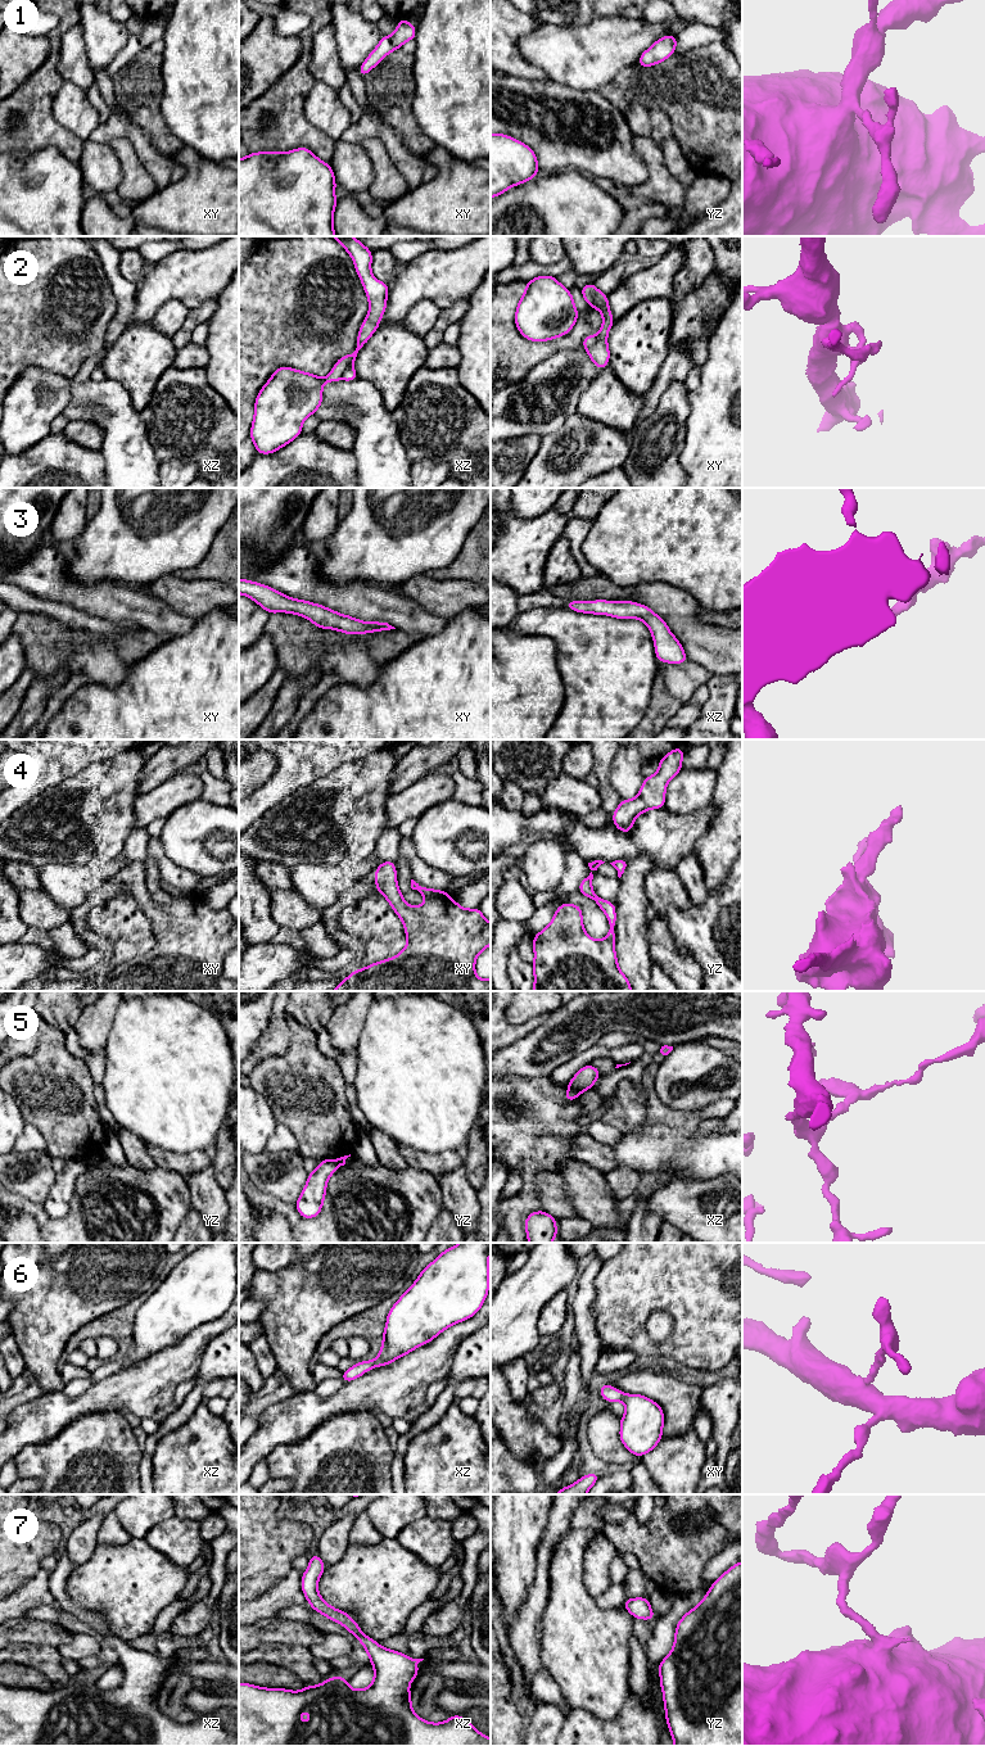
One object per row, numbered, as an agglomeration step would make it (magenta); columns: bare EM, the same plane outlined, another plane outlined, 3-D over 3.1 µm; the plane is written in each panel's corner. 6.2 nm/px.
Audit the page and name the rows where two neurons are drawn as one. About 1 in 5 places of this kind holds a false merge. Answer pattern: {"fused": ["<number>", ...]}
{"fused": ["5"]}

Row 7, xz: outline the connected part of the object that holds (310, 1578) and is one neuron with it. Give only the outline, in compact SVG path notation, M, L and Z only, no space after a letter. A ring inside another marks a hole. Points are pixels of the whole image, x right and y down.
M312 1555L302 1574L302 1592L313 1610L342 1624L361 1642L374 1665L372 1684L352 1690L348 1679L340 1675L317 1686L306 1686L302 1691L239 1683L239 1746L491 1746L491 1738L461 1715L451 1715L443 1723L430 1723L412 1711L408 1686L415 1675L420 1675L416 1665L424 1659L411 1659L379 1646L378 1641L362 1633L348 1612L326 1603L317 1589L324 1570L321 1557ZM304 1709L309 1710L309 1720L302 1725L301 1714Z

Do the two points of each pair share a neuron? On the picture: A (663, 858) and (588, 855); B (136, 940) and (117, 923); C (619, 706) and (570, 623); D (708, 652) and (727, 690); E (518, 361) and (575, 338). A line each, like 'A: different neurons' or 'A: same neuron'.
A: same neuron
B: same neuron
C: same neuron
D: different neurons
E: same neuron

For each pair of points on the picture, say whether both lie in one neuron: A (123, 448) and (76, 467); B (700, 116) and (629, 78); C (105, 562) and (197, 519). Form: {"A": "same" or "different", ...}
{"A": "different", "B": "same", "C": "same"}

